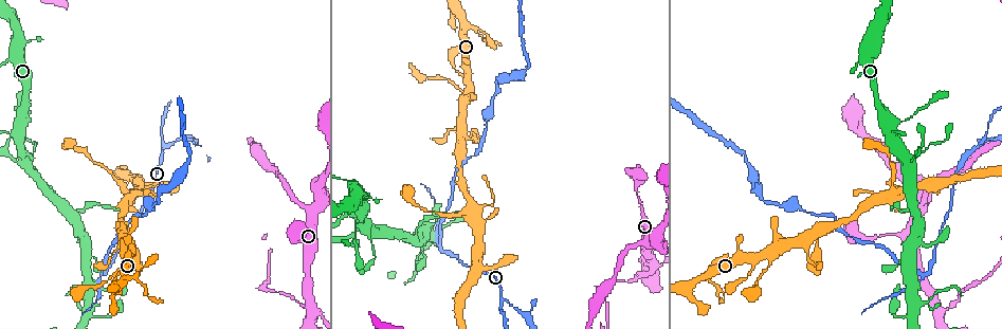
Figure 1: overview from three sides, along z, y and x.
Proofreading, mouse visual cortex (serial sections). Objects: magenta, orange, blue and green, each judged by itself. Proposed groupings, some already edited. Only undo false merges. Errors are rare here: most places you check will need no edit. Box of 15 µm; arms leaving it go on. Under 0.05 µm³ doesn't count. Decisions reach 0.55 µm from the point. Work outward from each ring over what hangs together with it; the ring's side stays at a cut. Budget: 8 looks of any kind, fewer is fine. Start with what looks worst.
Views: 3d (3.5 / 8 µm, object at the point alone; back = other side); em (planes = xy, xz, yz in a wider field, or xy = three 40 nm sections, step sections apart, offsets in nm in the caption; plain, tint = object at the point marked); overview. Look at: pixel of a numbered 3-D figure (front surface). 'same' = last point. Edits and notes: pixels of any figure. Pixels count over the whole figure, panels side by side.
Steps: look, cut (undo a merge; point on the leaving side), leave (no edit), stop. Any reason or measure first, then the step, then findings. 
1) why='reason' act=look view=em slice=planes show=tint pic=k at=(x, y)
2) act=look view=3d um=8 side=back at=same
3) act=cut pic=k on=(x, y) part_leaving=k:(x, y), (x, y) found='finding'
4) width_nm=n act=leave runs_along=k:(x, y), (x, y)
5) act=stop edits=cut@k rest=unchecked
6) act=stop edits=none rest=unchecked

why='three arms meet' act=look view=3d um=3.5 pic=1 at=(502, 299)

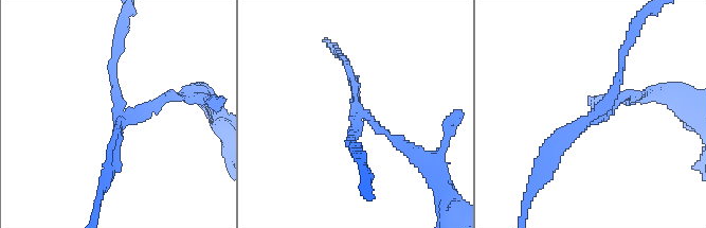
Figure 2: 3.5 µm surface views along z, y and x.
arms=3 arm_widths_nm=150,150,150 why='need the tissue' act=look view=em slice=xy step=2 show=tint pic=2 at=(359, 108)

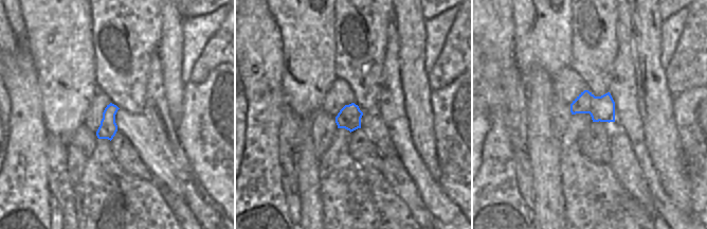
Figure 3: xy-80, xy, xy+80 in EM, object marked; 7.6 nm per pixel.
act=cut pic=2 on=(162, 101) part_leaving=2:(127, 120), (166, 97), (205, 97) found='a second cell is stuck on'

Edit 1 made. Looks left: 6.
act=look view=overview

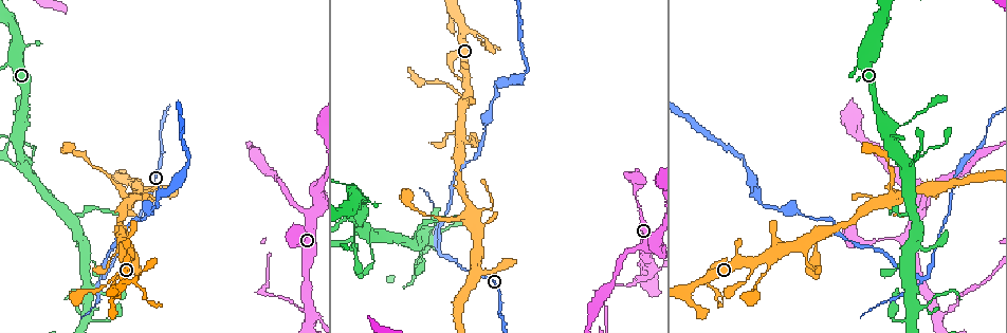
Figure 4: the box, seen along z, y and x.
act=look view=3d um=3.5 pic=4 at=(438, 249)

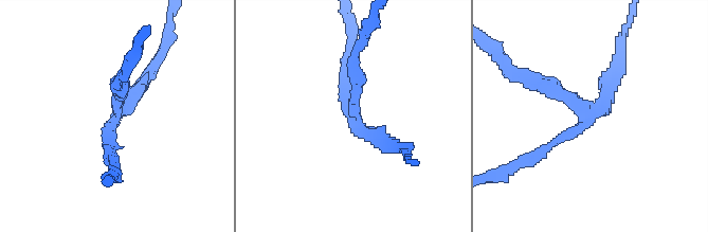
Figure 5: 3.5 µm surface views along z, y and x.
arms=3 arm_widths_nm=150,200,200 act=look view=em slice=planes show=plain pic=5 at=(356, 115)

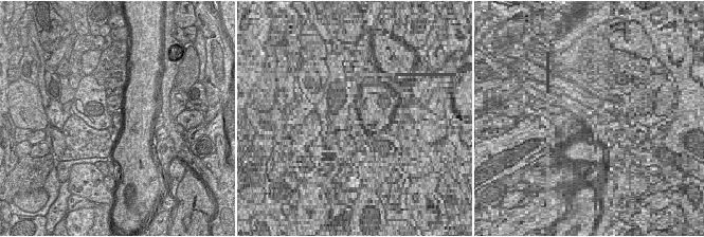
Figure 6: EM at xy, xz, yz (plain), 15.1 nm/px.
act=look view=em slice=planes show=tint at=same

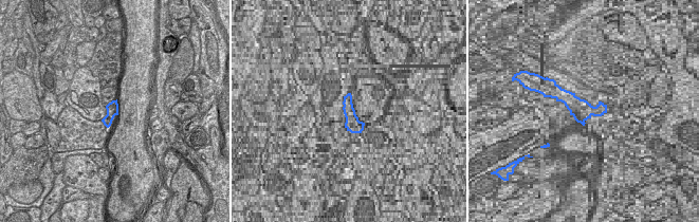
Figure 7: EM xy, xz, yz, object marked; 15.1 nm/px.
act=cut pic=5 on=(554, 94) part_leaving=5:(592, 110), (508, 68) found='a second cell is stuck on'

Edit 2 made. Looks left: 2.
why='calibre changes' act=look view=3d um=8 pic=4 at=(806, 256)

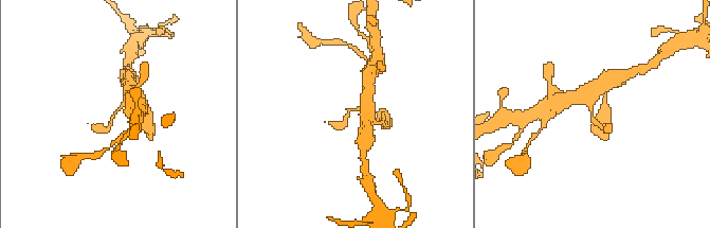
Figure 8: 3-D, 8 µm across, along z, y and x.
act=look view=em slice=xy step=3 show=tint pic=8 at=(356, 110)

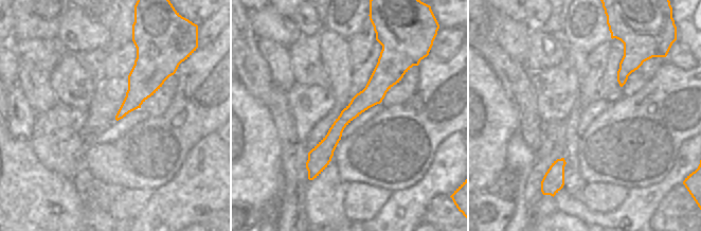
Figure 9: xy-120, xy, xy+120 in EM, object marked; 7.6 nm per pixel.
act=leave runs_along=8:(575, 95), (588, 92), (593, 120), (603, 128) found='continuous, no second cell'

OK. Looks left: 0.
act=stop edits=cut@2,cut@5 rest=unchecked

